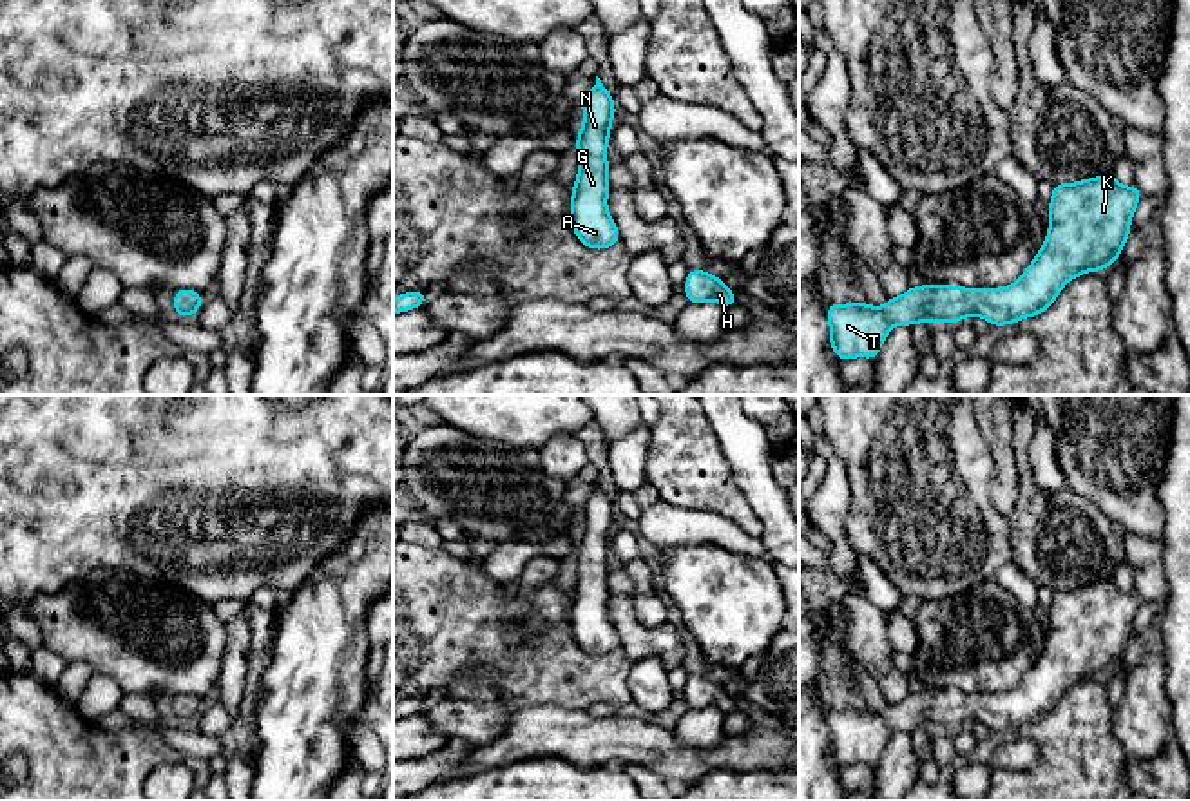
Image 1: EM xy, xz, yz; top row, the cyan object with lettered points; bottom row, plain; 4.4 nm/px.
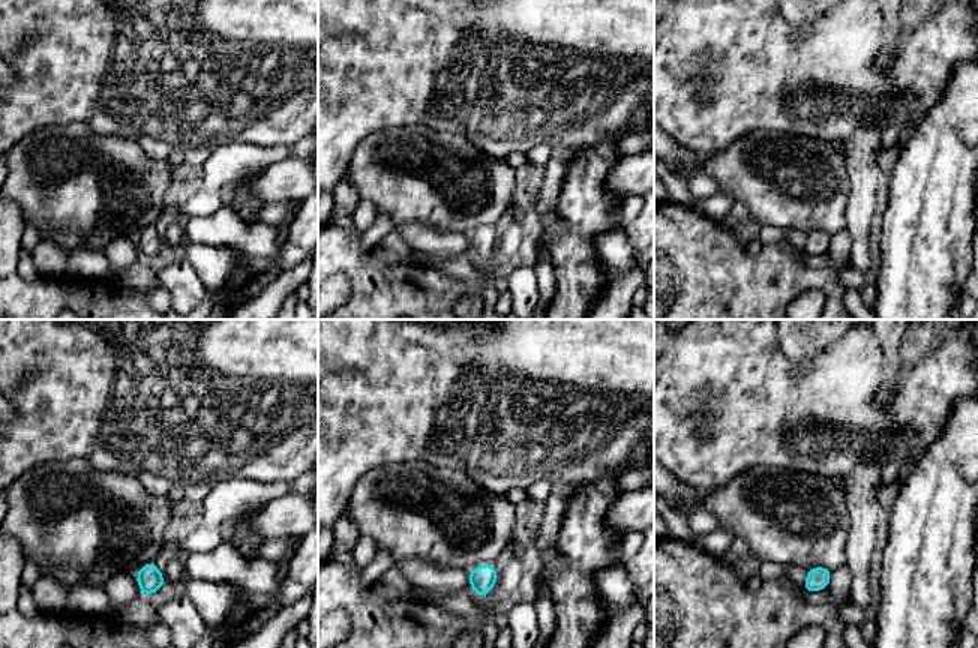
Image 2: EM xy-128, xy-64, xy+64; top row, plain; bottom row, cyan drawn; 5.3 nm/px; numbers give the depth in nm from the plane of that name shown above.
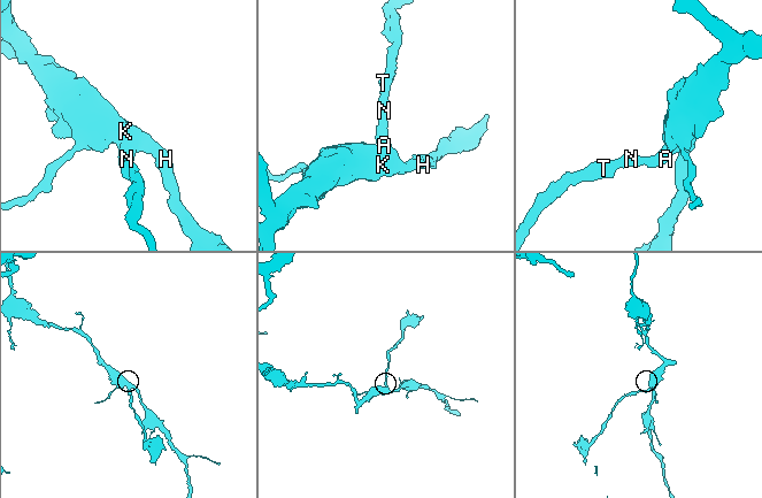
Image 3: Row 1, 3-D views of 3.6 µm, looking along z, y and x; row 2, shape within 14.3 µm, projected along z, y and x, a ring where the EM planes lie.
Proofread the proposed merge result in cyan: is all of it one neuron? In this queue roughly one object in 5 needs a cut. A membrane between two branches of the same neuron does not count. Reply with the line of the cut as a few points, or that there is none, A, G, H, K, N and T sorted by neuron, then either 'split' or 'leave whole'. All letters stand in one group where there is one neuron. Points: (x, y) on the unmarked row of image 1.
no cut | A G H K N T | leave whole

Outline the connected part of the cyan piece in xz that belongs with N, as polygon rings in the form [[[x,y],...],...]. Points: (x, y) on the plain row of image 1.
[[[596,482],[596,491],[580,511],[583,515],[583,531],[574,549],[580,567],[571,602],[571,631],[583,652],[605,656],[619,649],[618,631],[607,614],[610,591],[605,560],[616,509]]]

